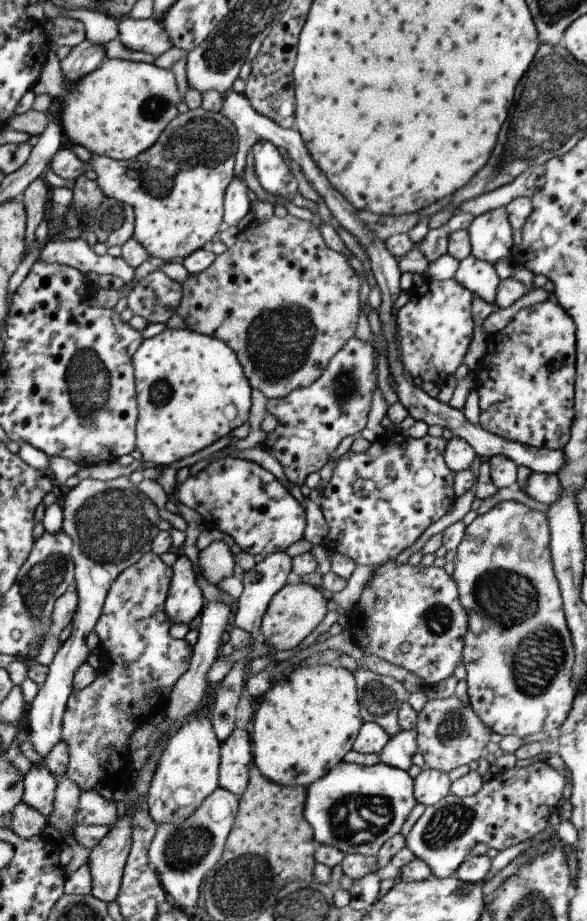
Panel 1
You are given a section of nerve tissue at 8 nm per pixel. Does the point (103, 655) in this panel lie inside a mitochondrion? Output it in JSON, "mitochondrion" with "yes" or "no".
{"mitochondrion":"no"}

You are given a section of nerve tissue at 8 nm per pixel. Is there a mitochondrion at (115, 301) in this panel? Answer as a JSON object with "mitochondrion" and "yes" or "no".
{"mitochondrion":"no"}

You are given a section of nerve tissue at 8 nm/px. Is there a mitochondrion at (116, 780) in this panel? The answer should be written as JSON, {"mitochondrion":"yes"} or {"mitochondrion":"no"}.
{"mitochondrion":"no"}

